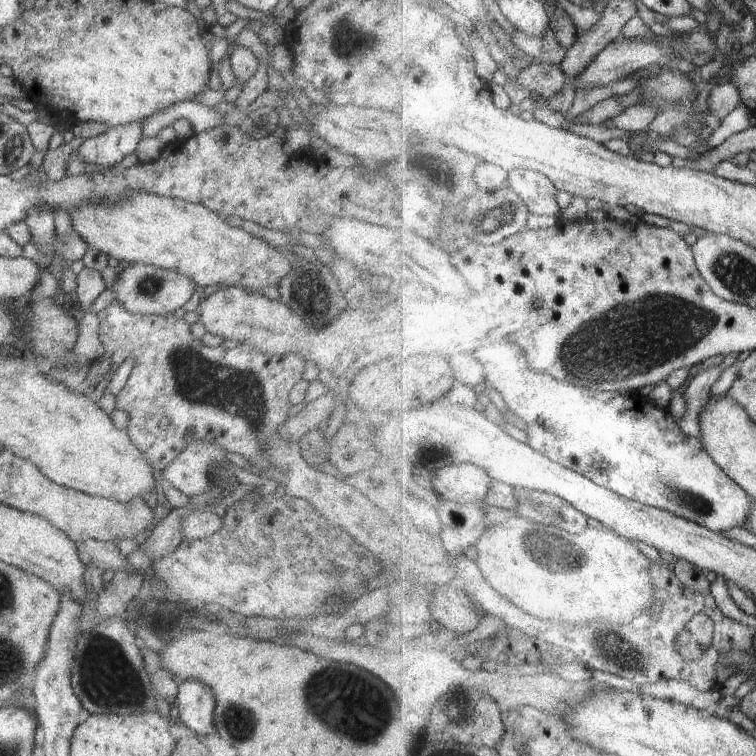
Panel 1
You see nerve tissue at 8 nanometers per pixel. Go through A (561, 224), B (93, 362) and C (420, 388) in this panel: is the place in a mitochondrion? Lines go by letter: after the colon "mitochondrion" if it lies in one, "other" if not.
A: other
B: other
C: other

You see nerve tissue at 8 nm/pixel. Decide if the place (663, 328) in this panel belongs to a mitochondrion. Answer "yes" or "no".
yes

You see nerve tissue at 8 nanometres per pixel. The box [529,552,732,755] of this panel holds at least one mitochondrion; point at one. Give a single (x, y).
(623, 656)

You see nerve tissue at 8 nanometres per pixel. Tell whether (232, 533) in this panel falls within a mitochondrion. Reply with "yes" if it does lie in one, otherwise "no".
no

